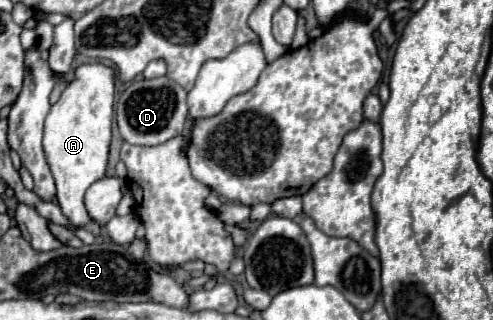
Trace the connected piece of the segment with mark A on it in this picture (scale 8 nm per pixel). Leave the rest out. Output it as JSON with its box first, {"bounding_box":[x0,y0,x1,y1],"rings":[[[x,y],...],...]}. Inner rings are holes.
{"bounding_box":[44,63,116,225],"rings":[[[104,63],[80,65],[74,71],[74,79],[62,91],[56,105],[52,105],[46,127],[44,127],[44,151],[56,179],[56,199],[62,213],[74,225],[88,225],[92,217],[84,205],[86,189],[104,177],[108,165],[108,145],[112,137],[114,119],[114,93],[116,93],[116,71]]]}

